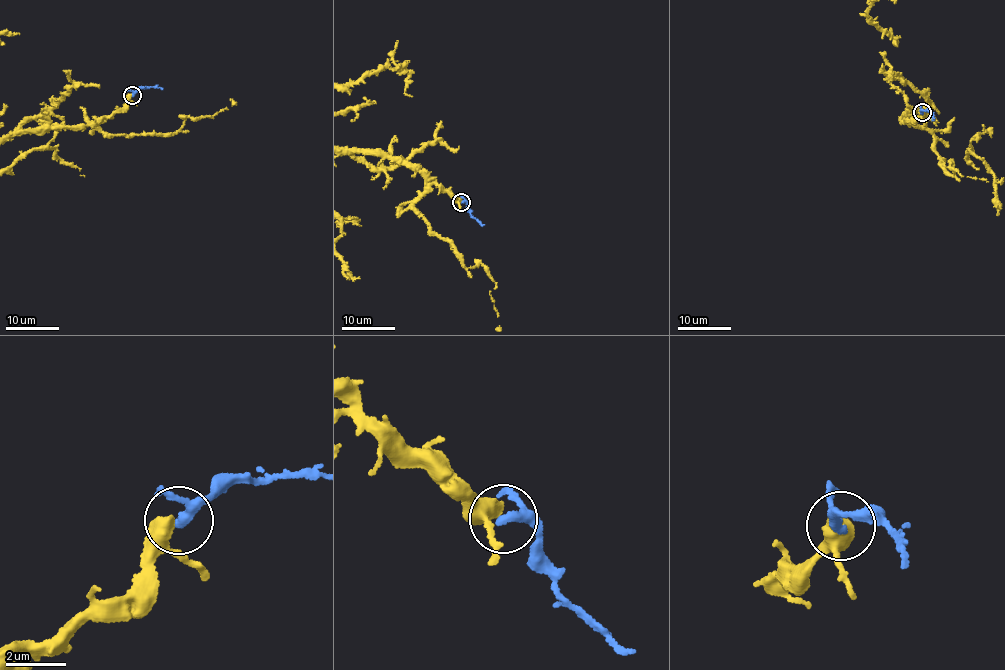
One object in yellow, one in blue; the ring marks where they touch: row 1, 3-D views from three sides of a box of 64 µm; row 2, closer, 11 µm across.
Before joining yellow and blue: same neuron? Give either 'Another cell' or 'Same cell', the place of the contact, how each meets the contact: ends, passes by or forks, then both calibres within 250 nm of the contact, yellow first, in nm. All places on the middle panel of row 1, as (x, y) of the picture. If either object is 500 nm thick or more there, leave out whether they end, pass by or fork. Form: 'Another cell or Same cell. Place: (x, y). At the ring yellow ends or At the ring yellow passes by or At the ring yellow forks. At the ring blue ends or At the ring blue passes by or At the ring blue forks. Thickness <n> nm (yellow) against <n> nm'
Another cell. Place: (461, 202). At the ring yellow passes by. At the ring blue passes by. Thickness 400 nm (yellow) against 260 nm

